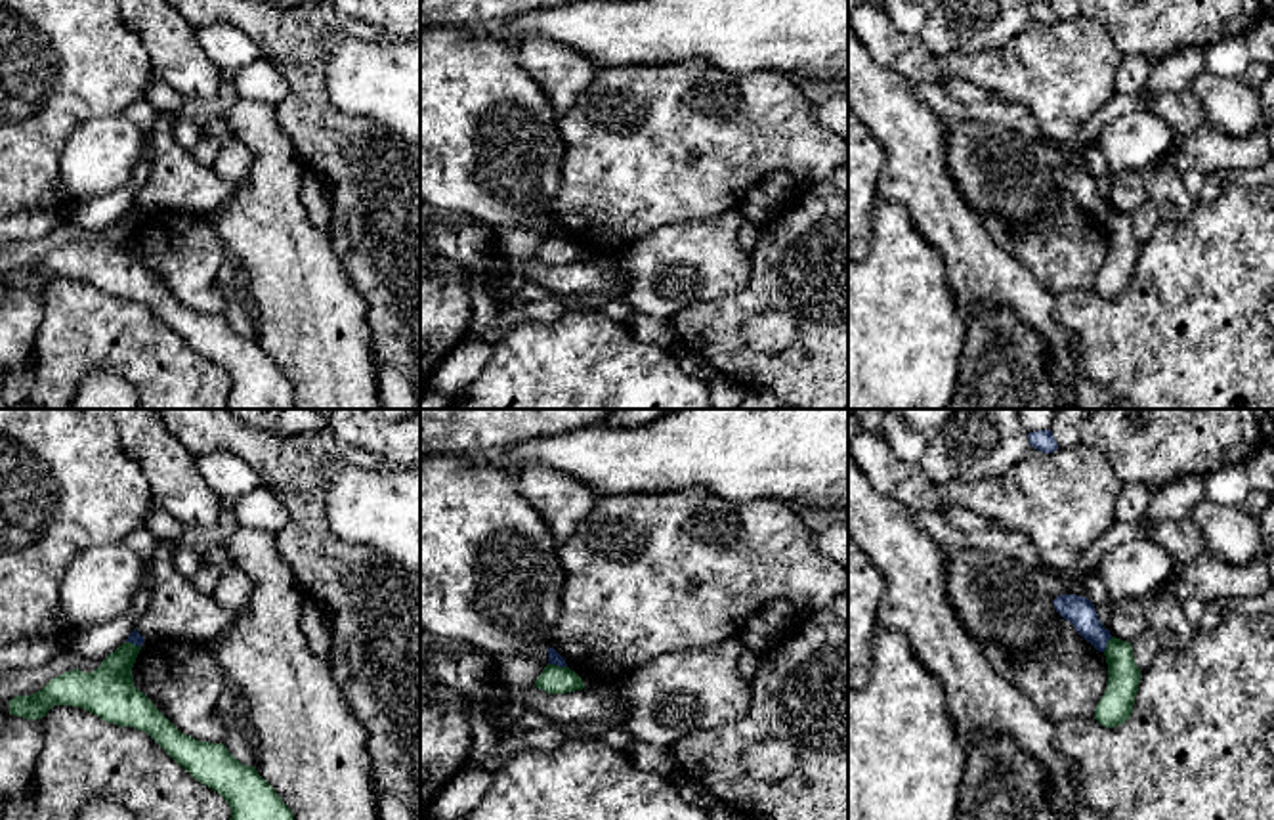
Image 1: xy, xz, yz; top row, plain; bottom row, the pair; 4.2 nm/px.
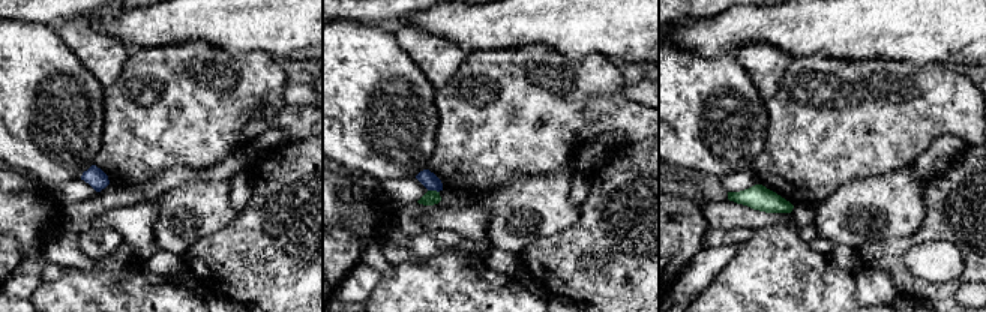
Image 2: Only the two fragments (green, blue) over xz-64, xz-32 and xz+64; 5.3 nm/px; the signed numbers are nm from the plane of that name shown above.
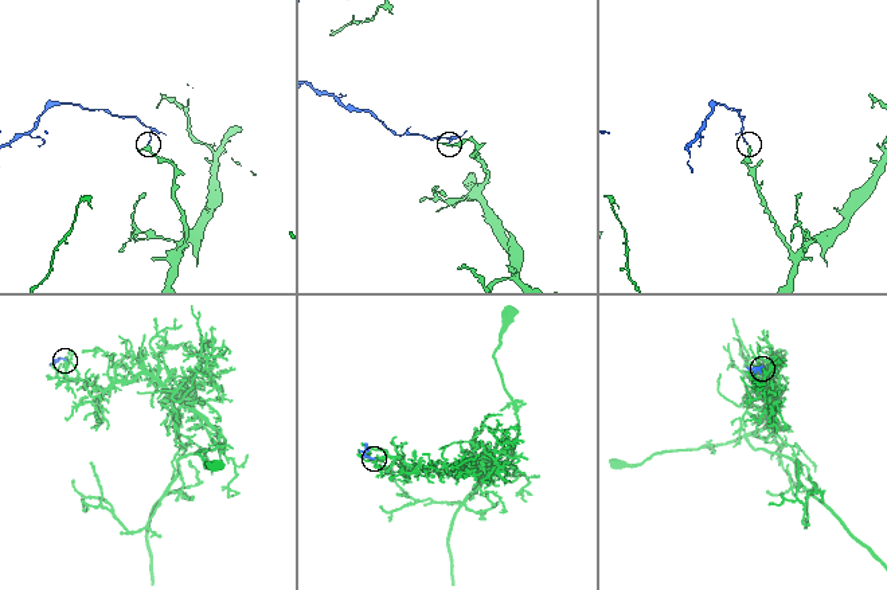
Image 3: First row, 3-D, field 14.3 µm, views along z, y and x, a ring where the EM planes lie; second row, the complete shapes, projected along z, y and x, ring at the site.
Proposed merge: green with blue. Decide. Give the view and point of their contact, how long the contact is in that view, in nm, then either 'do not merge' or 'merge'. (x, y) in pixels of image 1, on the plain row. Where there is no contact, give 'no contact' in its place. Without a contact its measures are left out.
xz (558, 237) | 80 nm | do not merge

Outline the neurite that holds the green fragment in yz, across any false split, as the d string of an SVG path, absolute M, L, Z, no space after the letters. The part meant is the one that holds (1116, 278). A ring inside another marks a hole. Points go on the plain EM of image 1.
M1112 208L1104 227L1108 235L1108 258L1094 281L1094 291L1102 298L1114 300L1123 296L1133 285L1140 241L1135 235L1131 214L1121 210Z

